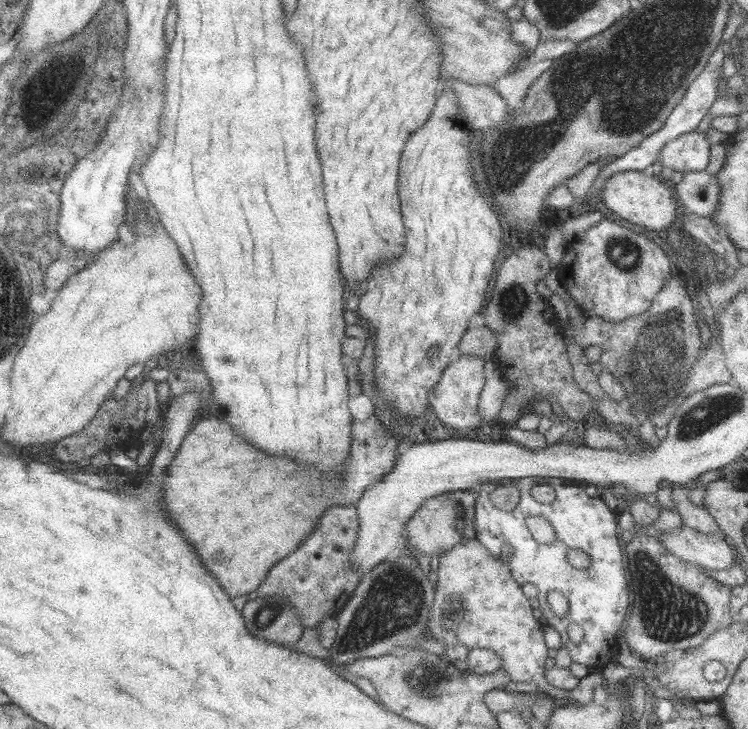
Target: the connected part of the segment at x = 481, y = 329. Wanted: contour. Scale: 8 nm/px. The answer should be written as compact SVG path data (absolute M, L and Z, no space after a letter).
M481 313L470 318L467 328L458 342L457 355L477 356L483 361L490 360L496 348L494 332L485 326Z

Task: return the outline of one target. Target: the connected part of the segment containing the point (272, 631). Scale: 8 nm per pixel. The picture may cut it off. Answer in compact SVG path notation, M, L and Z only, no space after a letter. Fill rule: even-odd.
M257 597L244 605L243 615L249 633L283 646L293 646L303 638L306 628L287 597Z

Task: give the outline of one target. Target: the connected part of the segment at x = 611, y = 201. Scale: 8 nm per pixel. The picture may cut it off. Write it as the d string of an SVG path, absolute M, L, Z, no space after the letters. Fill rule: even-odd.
M623 171L614 172L604 180L600 198L614 216L629 221L634 225L645 228L649 232L667 229L674 220L675 192L660 177L654 177L649 172Z

